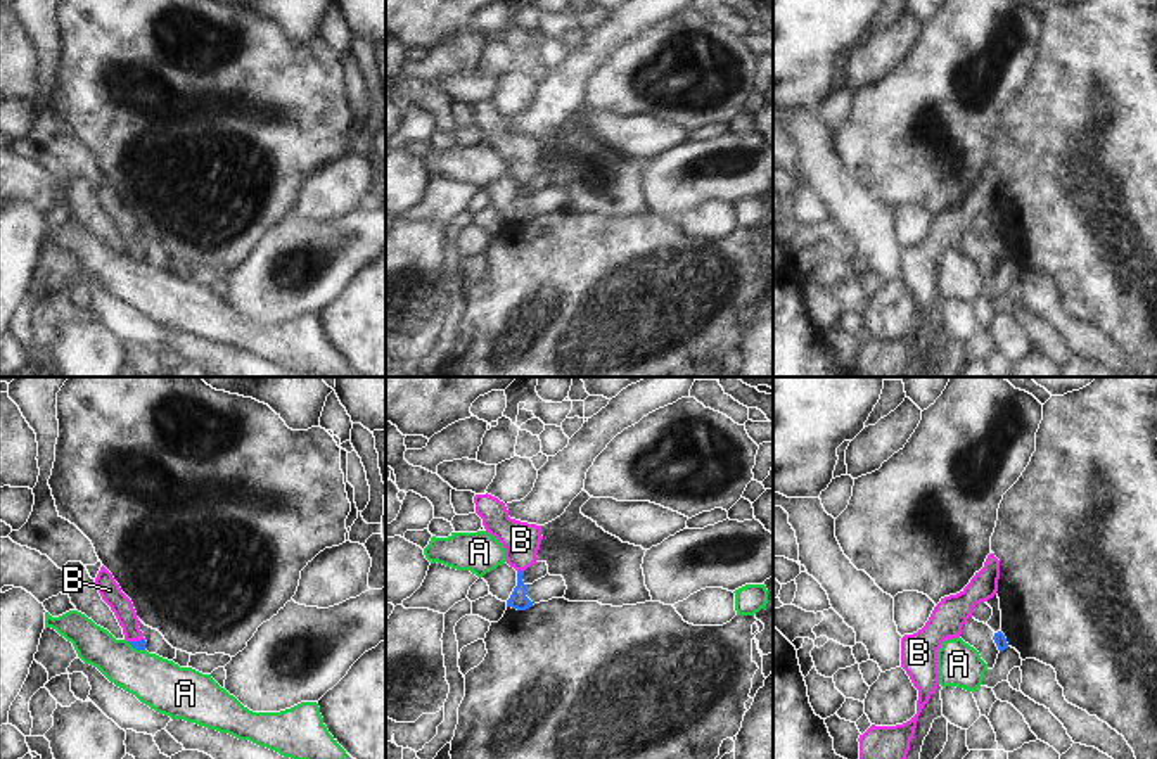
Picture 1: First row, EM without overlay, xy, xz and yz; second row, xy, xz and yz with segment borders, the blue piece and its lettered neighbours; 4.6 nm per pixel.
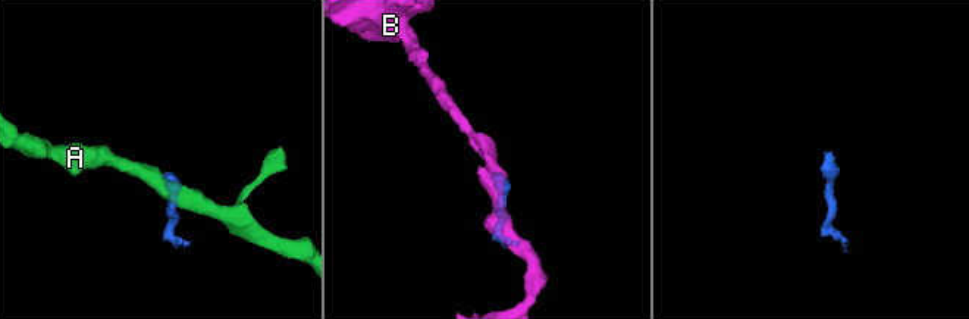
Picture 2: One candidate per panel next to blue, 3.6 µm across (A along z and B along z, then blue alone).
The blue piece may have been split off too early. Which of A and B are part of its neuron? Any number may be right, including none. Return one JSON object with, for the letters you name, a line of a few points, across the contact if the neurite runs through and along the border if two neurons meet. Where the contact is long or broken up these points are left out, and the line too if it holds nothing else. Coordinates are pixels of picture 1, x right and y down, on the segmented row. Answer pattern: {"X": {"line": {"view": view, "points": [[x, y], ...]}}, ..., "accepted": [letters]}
{"B": {"line": {"view": "xz", "points": [[517, 600], [521, 571], [521, 540]]}}, "accepted": ["B"]}

